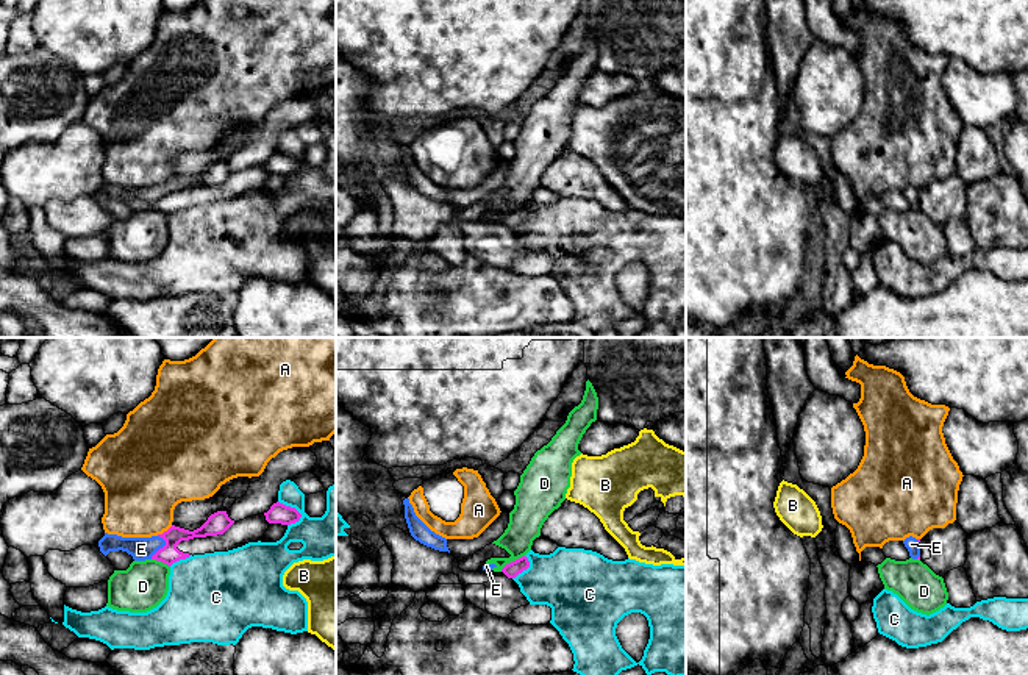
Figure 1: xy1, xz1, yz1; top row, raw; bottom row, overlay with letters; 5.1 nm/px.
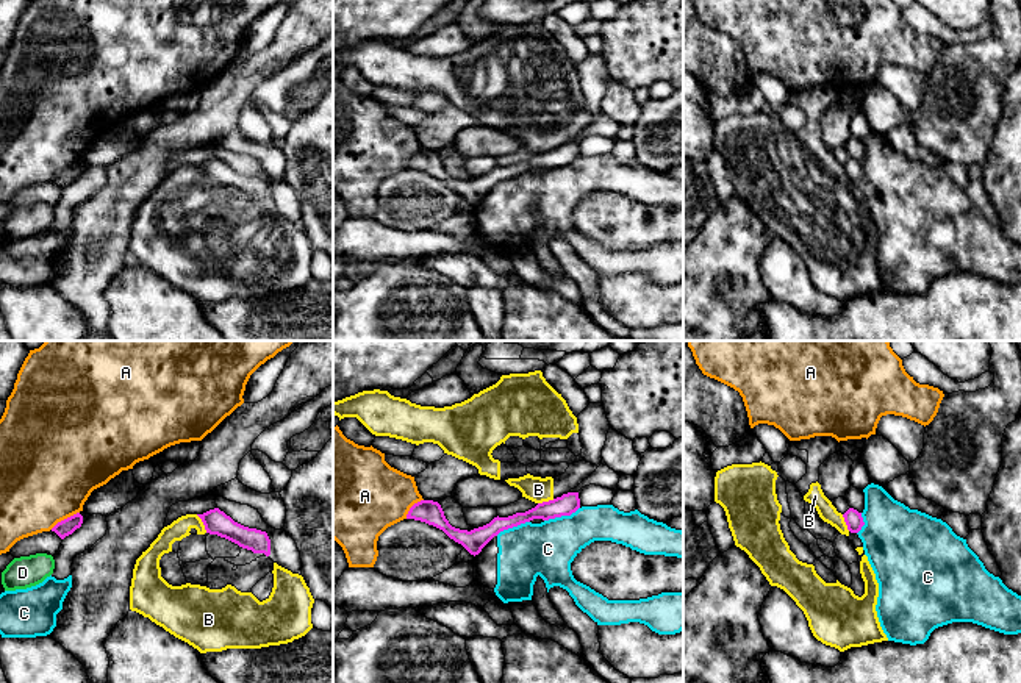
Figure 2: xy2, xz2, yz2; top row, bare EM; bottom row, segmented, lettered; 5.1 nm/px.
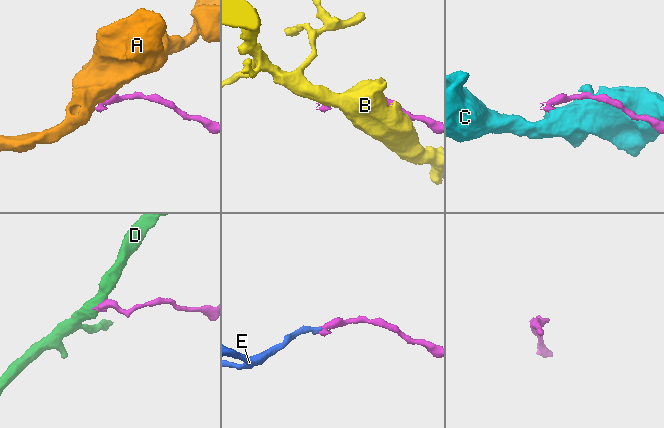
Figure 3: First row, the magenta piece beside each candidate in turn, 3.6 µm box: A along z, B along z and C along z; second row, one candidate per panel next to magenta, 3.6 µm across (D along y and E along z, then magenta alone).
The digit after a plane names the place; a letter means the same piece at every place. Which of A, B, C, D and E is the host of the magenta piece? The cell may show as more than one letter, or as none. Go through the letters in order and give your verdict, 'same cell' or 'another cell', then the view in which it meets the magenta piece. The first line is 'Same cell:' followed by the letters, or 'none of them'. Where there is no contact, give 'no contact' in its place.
Same cell: E
A: another cell; contact in xy2
B: another cell; contact in xy2
C: another cell; contact in xy1
D: another cell; contact in xz1
E: same cell; contact in xy1

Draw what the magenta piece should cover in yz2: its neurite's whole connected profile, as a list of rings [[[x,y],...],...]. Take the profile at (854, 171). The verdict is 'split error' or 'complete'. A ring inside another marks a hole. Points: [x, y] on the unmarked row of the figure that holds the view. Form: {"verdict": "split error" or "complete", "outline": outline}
{"verdict": "complete", "outline": [[[849,158],[844,164],[844,172],[847,175],[847,180],[851,183],[858,183],[862,180],[862,177],[865,175],[863,172],[863,167],[862,167],[862,163],[858,163],[857,159],[854,158]]]}

